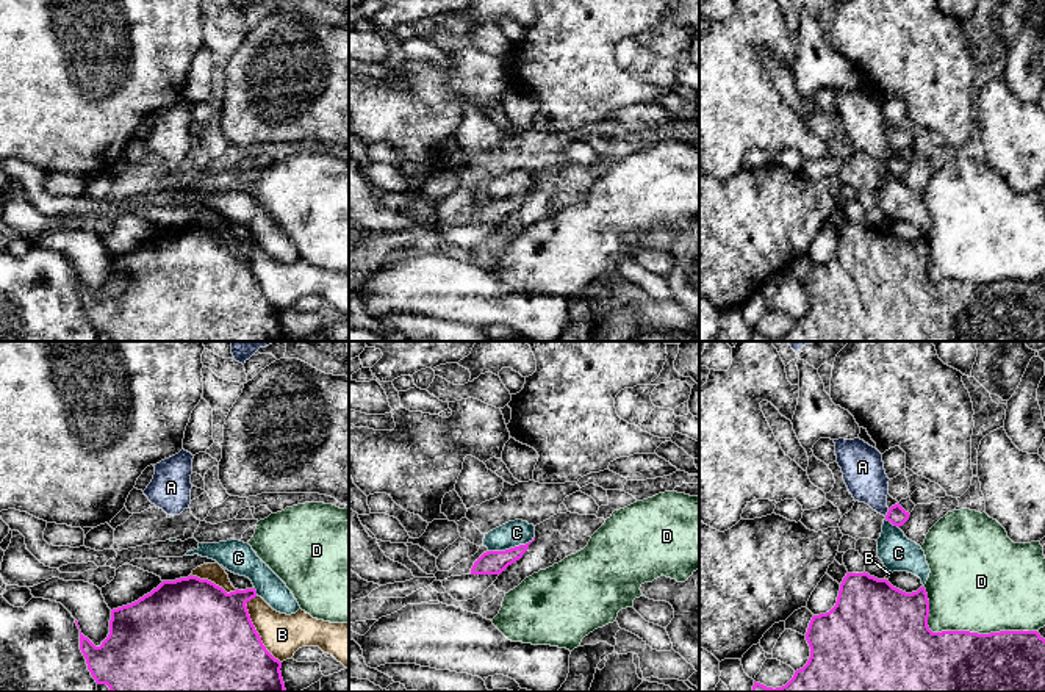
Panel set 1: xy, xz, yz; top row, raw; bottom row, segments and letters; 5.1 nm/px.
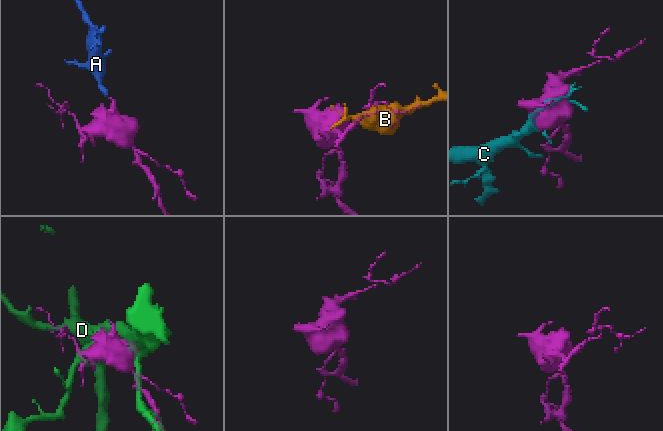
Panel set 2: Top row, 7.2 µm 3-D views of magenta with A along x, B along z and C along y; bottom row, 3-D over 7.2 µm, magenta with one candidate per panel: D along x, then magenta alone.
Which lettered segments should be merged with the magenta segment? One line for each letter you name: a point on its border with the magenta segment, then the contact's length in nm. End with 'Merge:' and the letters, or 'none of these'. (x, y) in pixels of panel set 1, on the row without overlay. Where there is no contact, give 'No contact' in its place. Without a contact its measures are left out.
Merge: none of these

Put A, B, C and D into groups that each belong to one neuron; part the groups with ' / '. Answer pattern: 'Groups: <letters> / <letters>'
Groups: A C / B / D

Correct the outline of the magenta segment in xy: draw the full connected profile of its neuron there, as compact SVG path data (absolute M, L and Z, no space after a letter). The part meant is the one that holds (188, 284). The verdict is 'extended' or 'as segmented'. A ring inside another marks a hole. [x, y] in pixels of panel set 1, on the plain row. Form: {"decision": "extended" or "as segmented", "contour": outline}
{"decision": "as segmented", "contour": "M192 224L175 230L163 230L156 238L138 250L111 260L110 283L100 296L95 296L80 280L80 299L95 332L106 333L111 341L286 341L280 321L282 312L275 308L263 294L246 255L255 246L255 238L236 238L235 241L227 243L214 232Z"}

